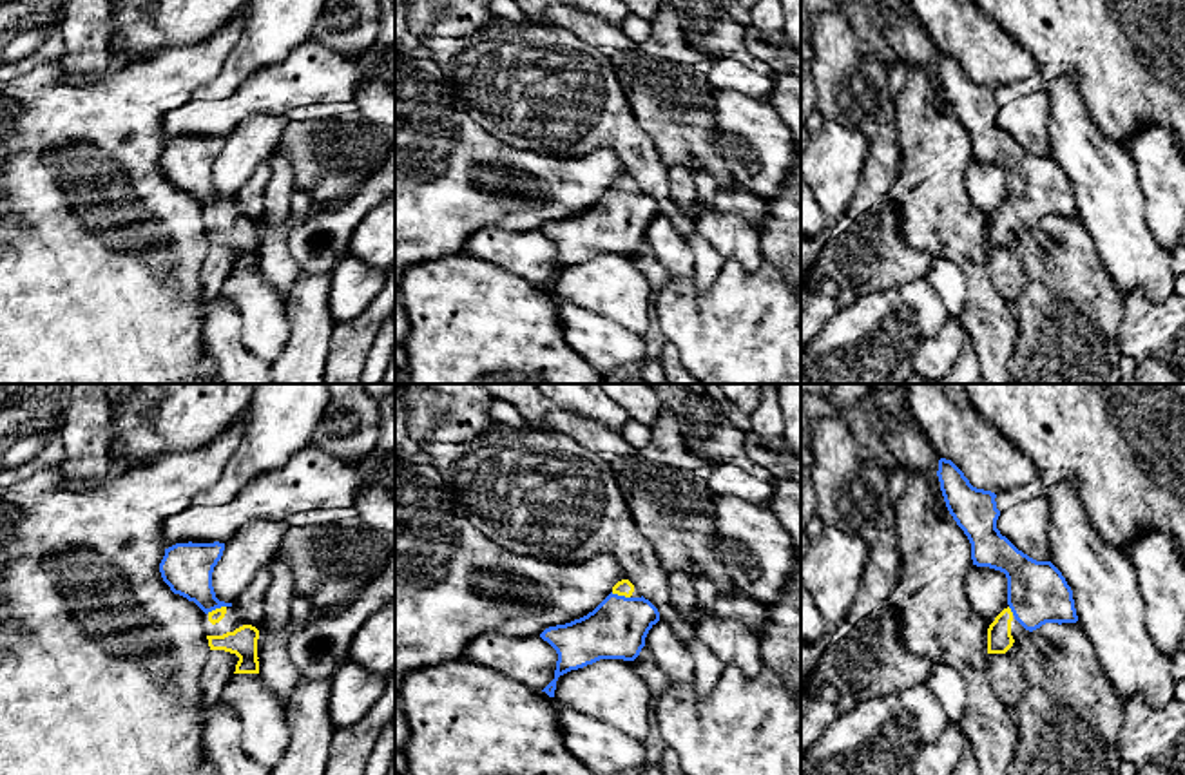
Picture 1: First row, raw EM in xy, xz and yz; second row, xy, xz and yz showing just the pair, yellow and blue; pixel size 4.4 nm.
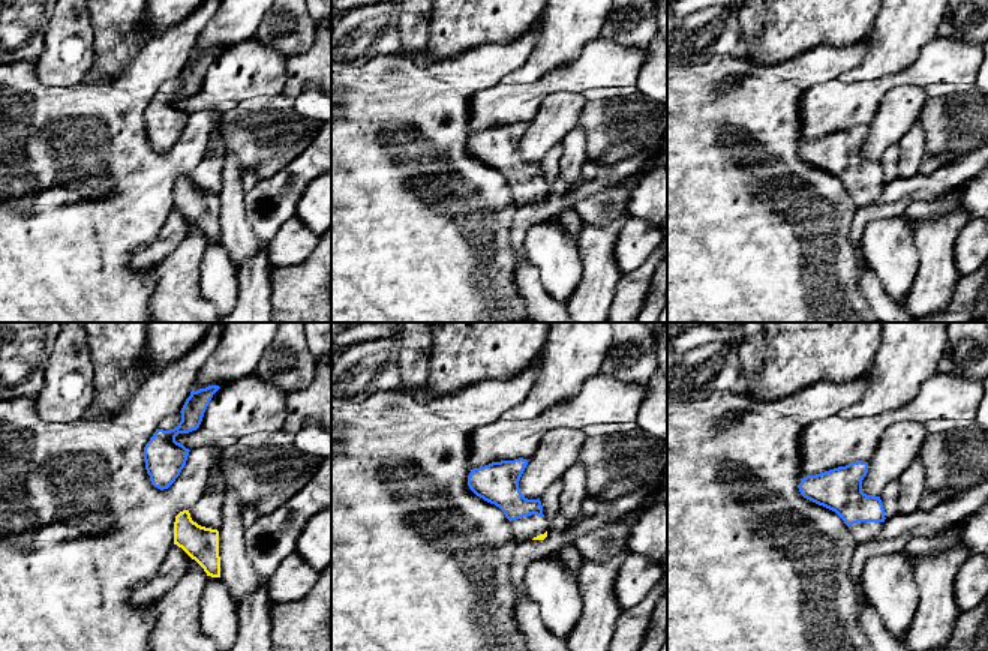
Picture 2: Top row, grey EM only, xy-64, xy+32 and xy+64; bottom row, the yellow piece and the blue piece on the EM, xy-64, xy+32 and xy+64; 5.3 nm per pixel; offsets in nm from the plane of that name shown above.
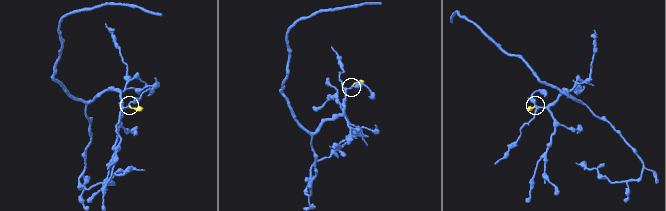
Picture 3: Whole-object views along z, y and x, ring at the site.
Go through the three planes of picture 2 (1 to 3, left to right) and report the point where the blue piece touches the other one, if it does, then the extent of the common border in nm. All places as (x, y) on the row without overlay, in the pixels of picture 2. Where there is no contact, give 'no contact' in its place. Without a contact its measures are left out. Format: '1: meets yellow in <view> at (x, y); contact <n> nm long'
1: no contact
2: no contact
3: no contact

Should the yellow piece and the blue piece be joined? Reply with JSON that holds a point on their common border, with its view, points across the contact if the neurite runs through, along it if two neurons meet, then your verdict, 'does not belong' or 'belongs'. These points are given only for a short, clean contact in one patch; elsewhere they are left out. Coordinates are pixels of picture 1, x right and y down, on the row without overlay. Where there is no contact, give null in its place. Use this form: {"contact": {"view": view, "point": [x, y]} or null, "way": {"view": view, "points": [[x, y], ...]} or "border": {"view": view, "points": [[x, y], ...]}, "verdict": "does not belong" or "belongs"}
{"contact": {"view": "xy", "point": [216, 203]}, "way": {"view": "xy", "points": [[218, 209], [216, 203], [198, 183], [187, 163]]}, "verdict": "belongs"}

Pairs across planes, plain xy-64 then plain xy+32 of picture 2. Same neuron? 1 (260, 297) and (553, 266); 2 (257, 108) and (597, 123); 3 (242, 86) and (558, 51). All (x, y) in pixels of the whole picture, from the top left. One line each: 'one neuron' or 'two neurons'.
1: two neurons
2: one neuron
3: two neurons

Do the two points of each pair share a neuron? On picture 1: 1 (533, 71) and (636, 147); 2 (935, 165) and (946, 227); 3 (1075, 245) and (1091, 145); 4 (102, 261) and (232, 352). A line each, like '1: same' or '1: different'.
1: same
2: same
3: different
4: different

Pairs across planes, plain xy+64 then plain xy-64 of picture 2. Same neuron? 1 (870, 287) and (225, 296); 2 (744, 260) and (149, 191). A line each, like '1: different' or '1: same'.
1: different
2: same

